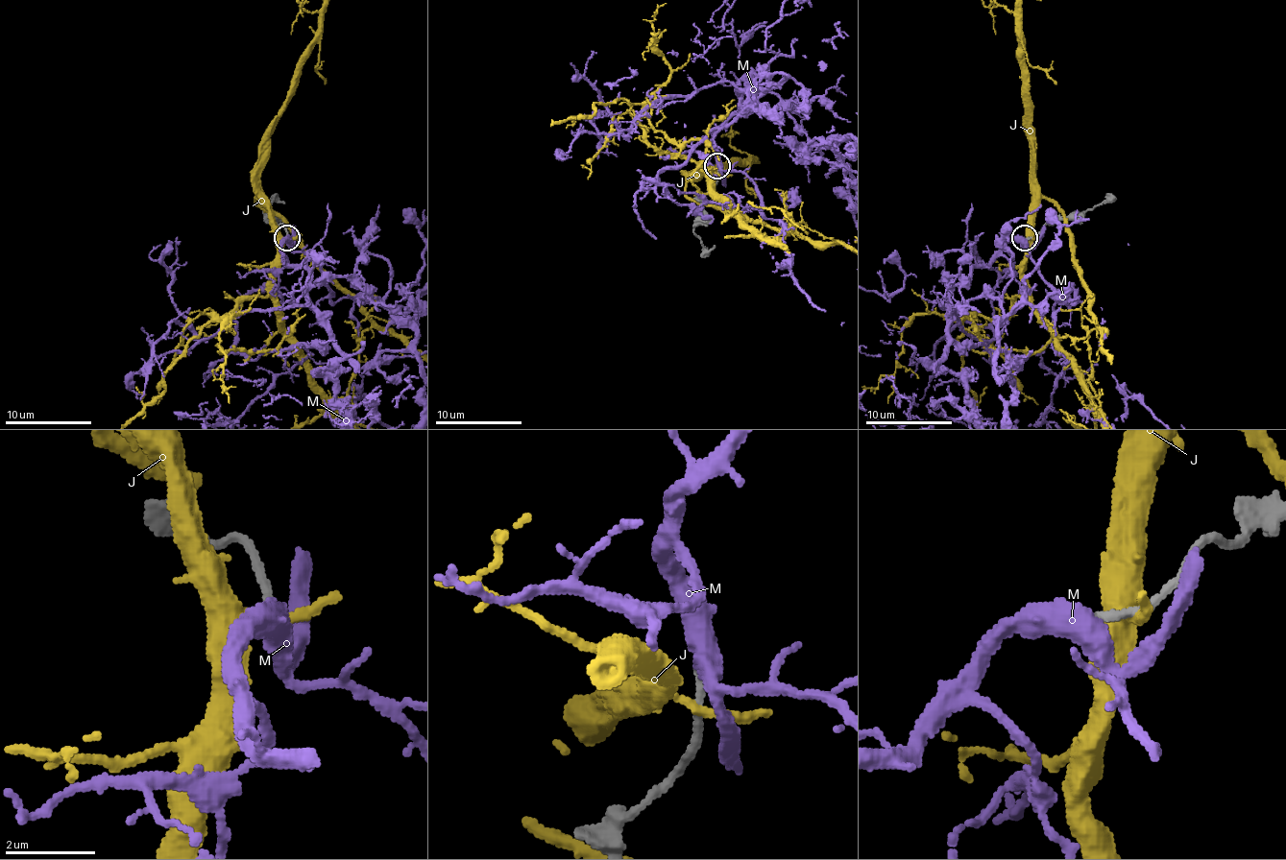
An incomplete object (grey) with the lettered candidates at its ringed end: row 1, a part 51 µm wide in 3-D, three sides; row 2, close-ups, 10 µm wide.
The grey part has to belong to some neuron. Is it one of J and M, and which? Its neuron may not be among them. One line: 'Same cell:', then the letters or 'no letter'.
Same cell: no letter

